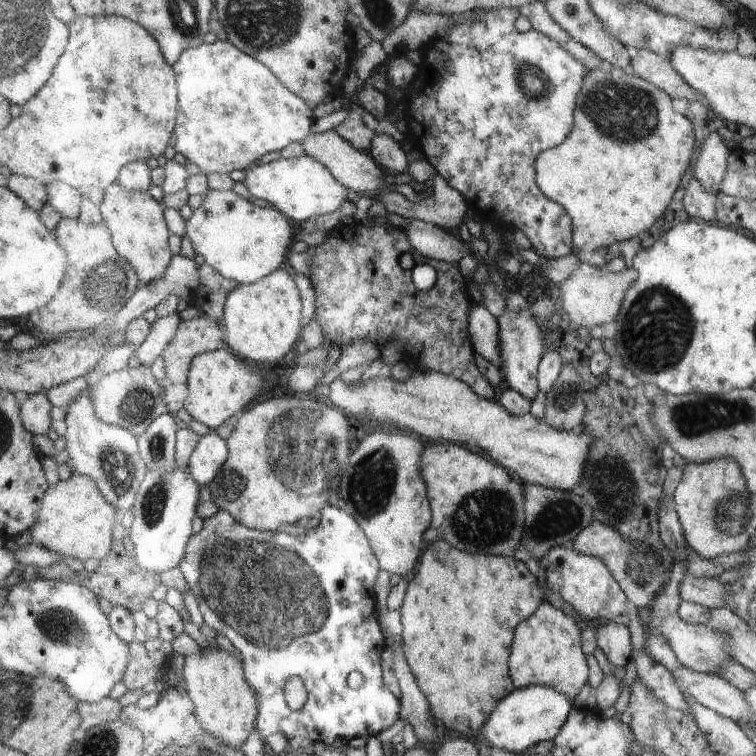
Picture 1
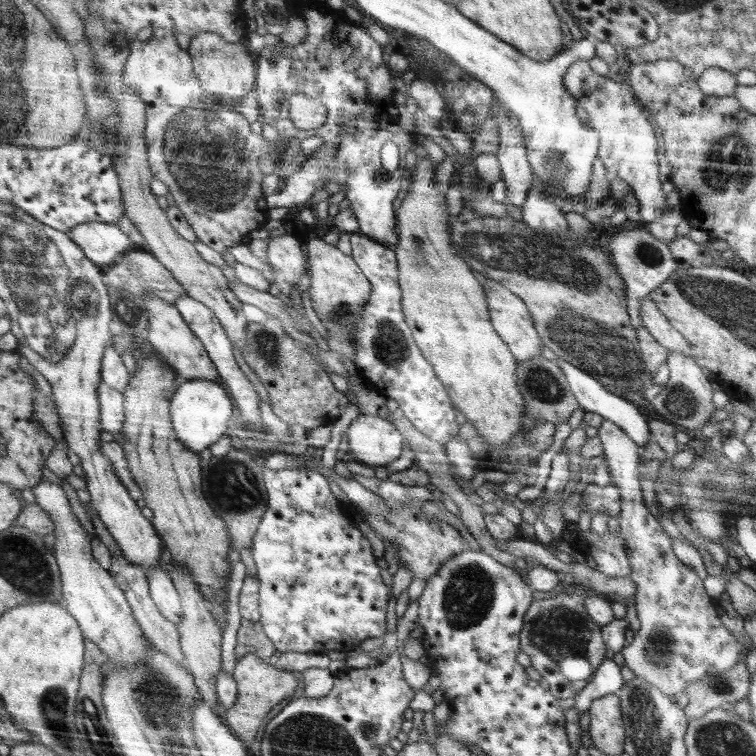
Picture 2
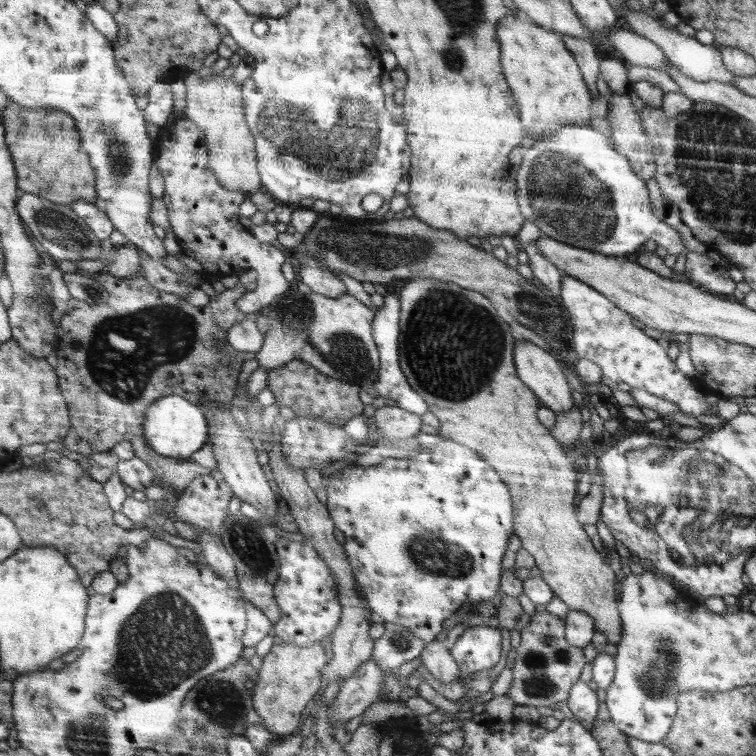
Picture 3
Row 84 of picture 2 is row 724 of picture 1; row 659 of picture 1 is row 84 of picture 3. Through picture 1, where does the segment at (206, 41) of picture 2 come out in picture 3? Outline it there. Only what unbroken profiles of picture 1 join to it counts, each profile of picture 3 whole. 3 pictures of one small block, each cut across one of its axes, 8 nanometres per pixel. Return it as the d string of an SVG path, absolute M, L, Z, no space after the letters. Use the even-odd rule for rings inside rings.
M196 72L184 78L186 85L185 116L195 122L206 134L209 146L209 168L217 176L217 180L226 190L236 190L242 194L254 194L260 190L260 178L256 170L256 152L252 131L248 130L245 118L245 100L241 94L241 86L232 78L211 74L198 77Z

